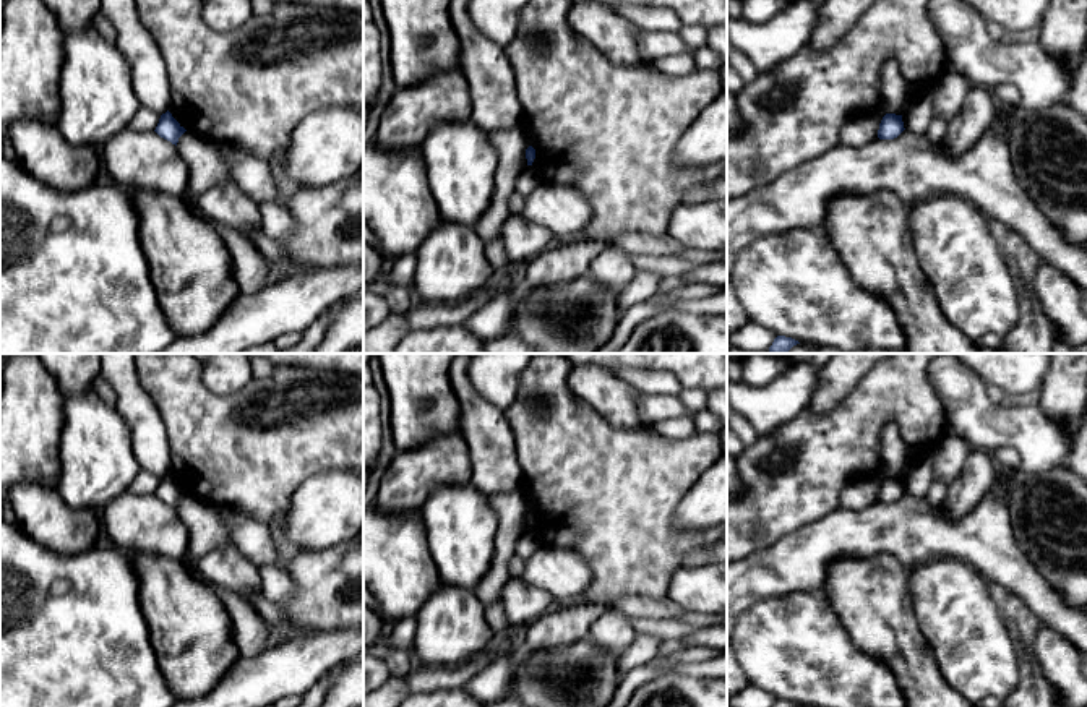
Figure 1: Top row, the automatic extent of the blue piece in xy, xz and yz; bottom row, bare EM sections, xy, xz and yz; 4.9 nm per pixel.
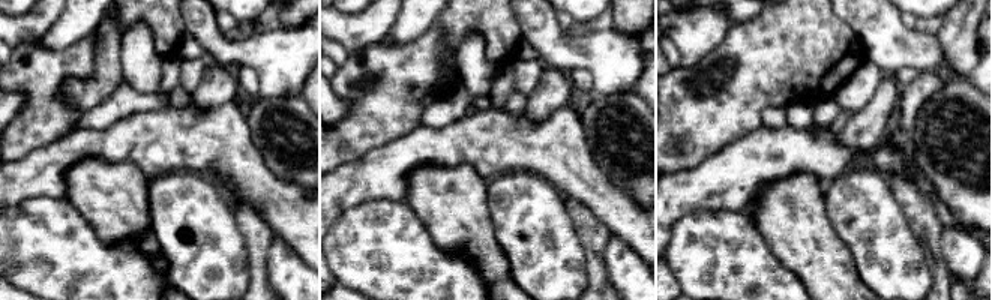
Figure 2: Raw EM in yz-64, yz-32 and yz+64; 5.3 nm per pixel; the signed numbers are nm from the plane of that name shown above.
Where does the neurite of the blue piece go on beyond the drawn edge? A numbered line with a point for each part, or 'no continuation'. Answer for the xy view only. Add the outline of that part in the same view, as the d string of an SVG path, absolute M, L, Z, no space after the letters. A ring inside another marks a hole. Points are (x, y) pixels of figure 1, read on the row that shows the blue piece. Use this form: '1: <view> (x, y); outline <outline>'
no continuation

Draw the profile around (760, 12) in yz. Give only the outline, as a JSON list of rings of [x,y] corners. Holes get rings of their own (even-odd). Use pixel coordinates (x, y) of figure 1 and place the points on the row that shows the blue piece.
[[[743,0],[741,19],[746,23],[767,23],[788,6],[790,0]]]

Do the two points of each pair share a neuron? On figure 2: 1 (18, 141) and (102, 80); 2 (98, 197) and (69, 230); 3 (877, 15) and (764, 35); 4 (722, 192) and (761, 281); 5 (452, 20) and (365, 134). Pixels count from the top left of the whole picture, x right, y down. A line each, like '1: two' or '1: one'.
1: two
2: two
3: two
4: two
5: one

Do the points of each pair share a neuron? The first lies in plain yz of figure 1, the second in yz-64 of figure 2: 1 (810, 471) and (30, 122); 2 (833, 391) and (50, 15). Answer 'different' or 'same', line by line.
1: same
2: different

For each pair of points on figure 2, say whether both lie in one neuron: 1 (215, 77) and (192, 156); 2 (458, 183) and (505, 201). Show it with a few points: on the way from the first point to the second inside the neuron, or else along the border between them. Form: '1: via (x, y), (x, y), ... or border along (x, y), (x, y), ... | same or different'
1: border along (237, 98), (204, 111), (197, 111), (189, 104) | different
2: border along (485, 183), (489, 219), (494, 230) | different

